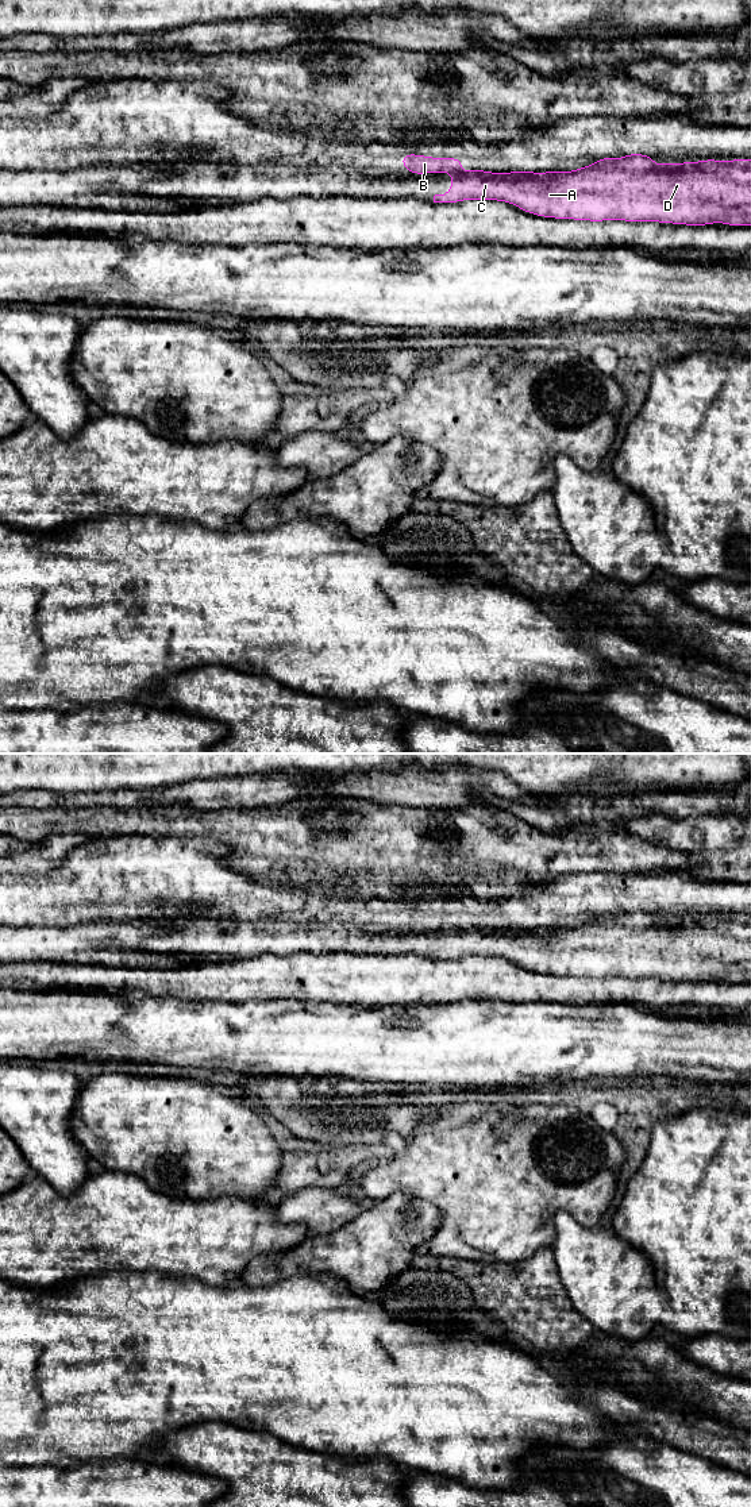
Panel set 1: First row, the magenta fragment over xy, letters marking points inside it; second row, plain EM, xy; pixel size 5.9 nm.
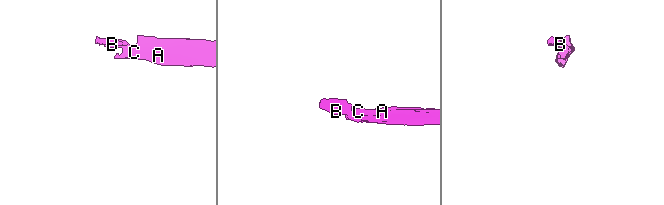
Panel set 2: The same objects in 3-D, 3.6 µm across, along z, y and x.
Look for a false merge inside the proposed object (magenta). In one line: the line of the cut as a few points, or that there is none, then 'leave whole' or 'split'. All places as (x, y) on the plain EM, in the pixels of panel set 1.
cut xy (459, 927), (453, 929); split

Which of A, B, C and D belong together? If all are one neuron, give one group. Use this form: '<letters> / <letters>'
A C D / B

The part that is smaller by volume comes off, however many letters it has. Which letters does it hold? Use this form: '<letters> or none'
B

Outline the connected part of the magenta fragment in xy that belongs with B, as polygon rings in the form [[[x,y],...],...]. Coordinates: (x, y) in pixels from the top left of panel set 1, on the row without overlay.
[[[417,910],[401,913],[404,925],[413,930],[427,929],[459,929],[462,917],[459,914],[434,914]]]

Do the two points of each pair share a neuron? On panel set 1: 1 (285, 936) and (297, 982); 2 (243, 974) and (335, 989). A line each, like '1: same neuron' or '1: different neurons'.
1: different neurons
2: same neuron

